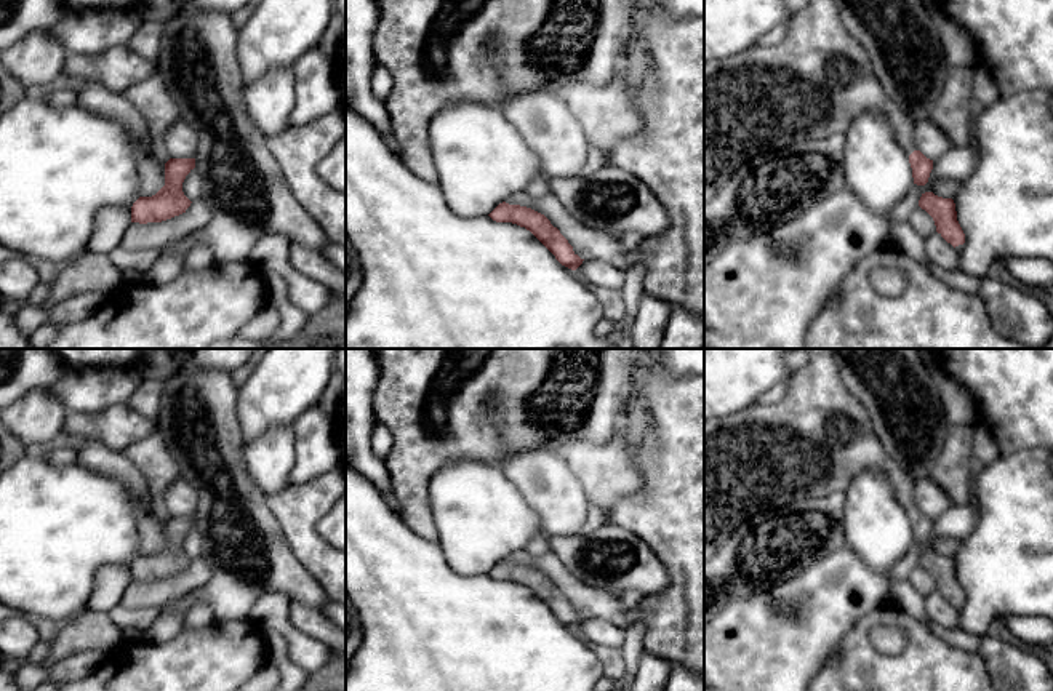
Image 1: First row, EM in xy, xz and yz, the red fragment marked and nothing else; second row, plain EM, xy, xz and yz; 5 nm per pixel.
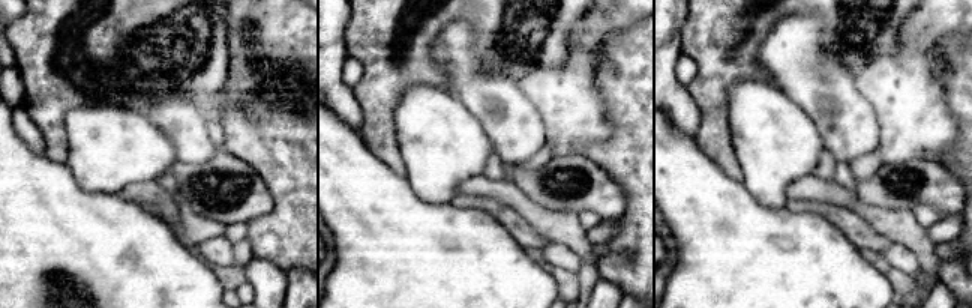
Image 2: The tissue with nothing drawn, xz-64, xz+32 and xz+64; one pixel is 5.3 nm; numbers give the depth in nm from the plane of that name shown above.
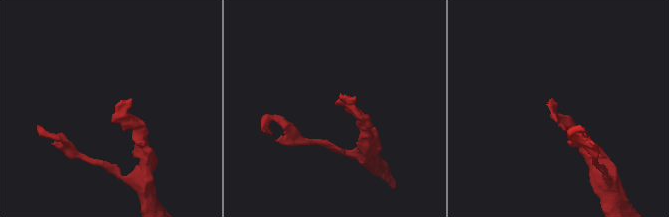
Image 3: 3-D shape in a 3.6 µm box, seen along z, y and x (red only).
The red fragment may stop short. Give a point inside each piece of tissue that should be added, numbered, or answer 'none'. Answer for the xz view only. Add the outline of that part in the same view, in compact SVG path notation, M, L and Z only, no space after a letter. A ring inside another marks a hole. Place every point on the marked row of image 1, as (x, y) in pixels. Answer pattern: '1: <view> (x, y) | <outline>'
none

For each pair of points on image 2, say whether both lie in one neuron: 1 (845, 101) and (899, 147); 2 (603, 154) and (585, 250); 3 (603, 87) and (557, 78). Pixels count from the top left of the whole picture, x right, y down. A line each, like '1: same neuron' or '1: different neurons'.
1: different neurons
2: different neurons
3: different neurons

